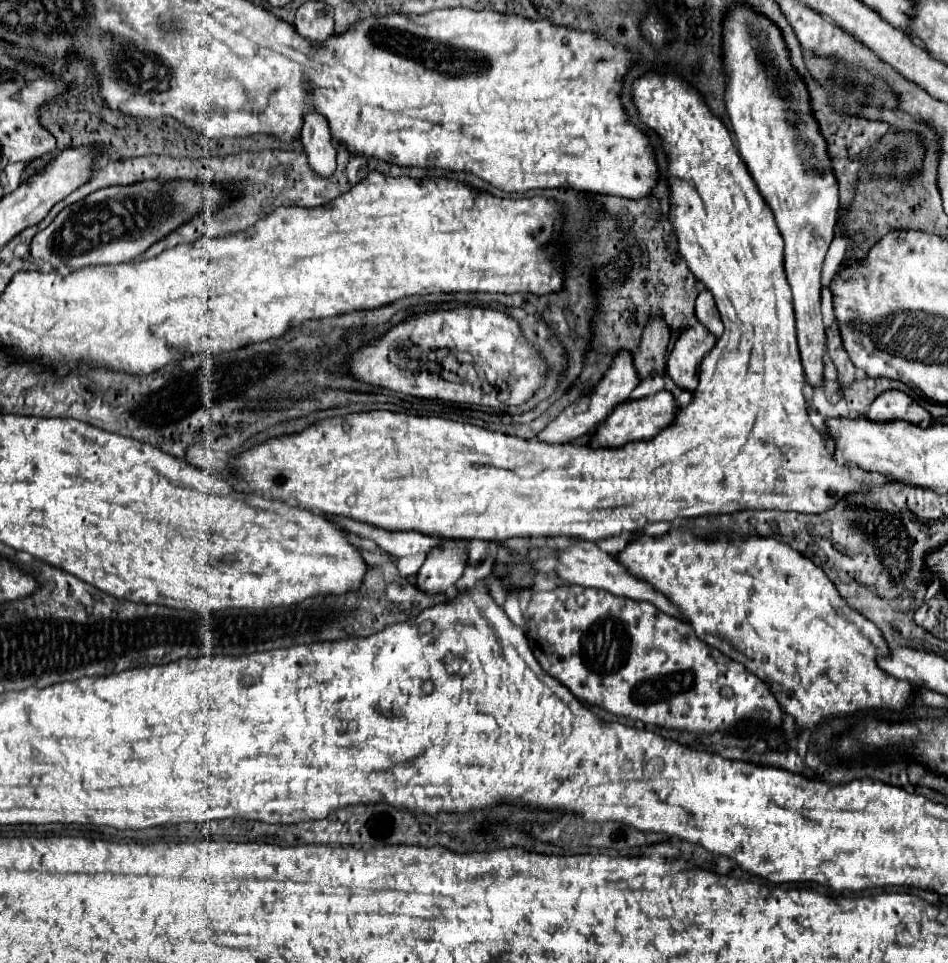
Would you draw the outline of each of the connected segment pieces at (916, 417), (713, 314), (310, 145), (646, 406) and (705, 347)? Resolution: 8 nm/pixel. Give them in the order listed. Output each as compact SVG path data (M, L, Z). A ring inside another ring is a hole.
M885 391L881 393L869 413L865 415L871 421L909 421L915 425L923 425L929 427L931 423L931 413L927 409L923 409L915 399L911 399L907 393L903 391Z
M701 291L695 303L695 315L699 319L699 323L703 323L715 337L721 337L723 333L723 323L717 311L717 305L713 301L713 295L709 291Z
M307 113L305 125L301 131L301 143L307 153L309 167L319 177L329 177L335 173L335 147L327 127L327 121L319 113Z
M659 391L655 395L643 397L643 399L631 399L613 409L613 413L595 429L595 435L591 439L591 447L621 447L631 441L641 439L653 439L659 431L673 425L675 415L679 407L675 405L675 397L671 391Z
M687 327L675 341L667 357L667 373L681 387L693 391L699 385L699 365L703 355L715 345L715 337L703 327Z

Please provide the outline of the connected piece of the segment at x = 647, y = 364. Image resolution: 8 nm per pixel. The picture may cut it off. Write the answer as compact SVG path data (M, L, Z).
M653 317L649 325L645 325L645 333L641 337L641 345L635 353L635 367L641 379L645 379L649 373L657 373L665 369L665 355L669 345L669 325L661 321L659 317Z

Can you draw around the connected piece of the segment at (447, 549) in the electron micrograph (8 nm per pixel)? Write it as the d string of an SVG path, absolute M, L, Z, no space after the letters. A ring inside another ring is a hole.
M447 541L441 549L435 549L427 555L425 563L417 573L417 587L429 595L447 593L461 579L465 563L467 563L467 541Z

